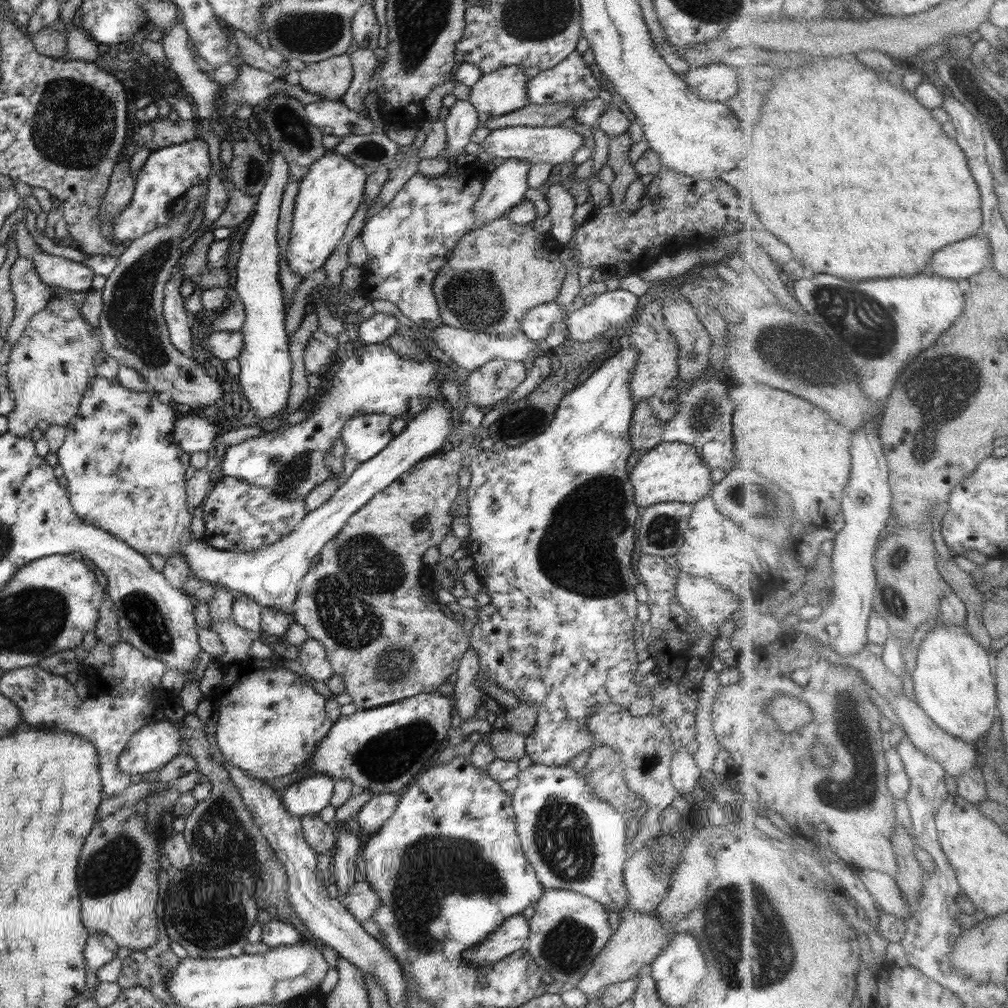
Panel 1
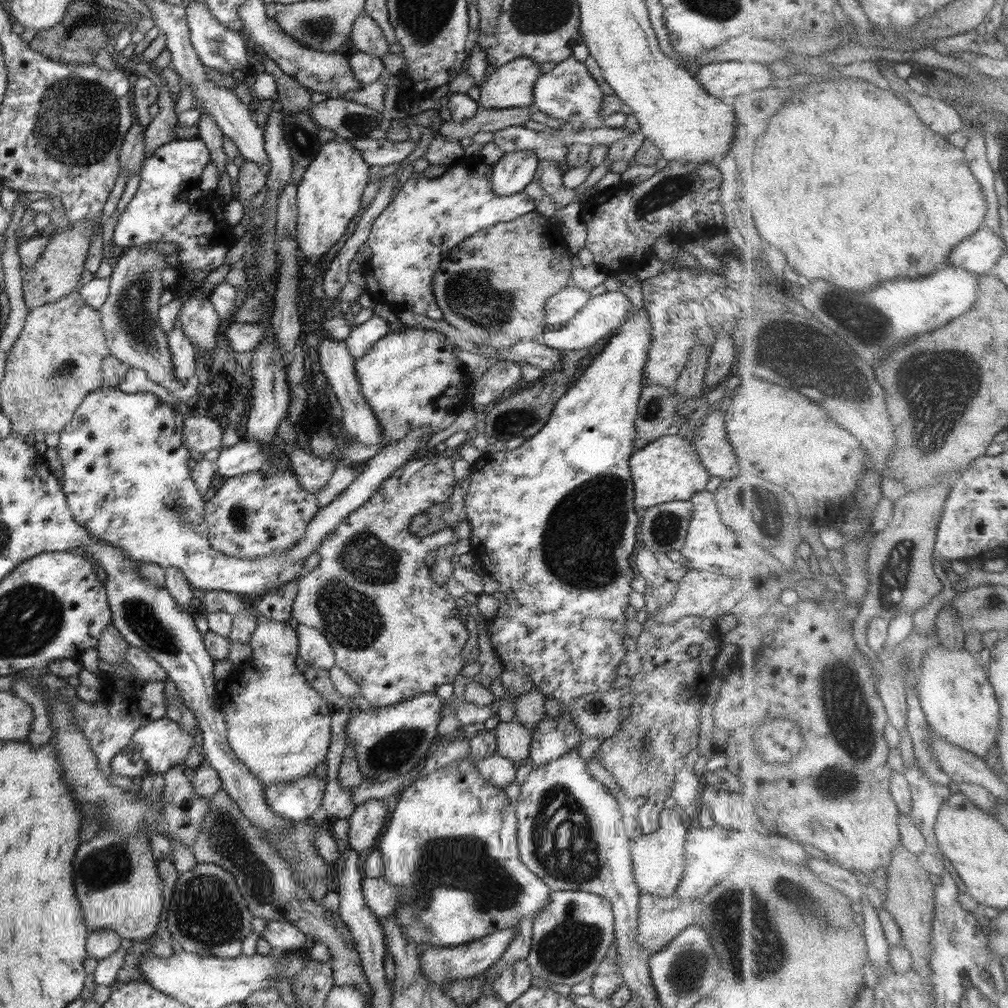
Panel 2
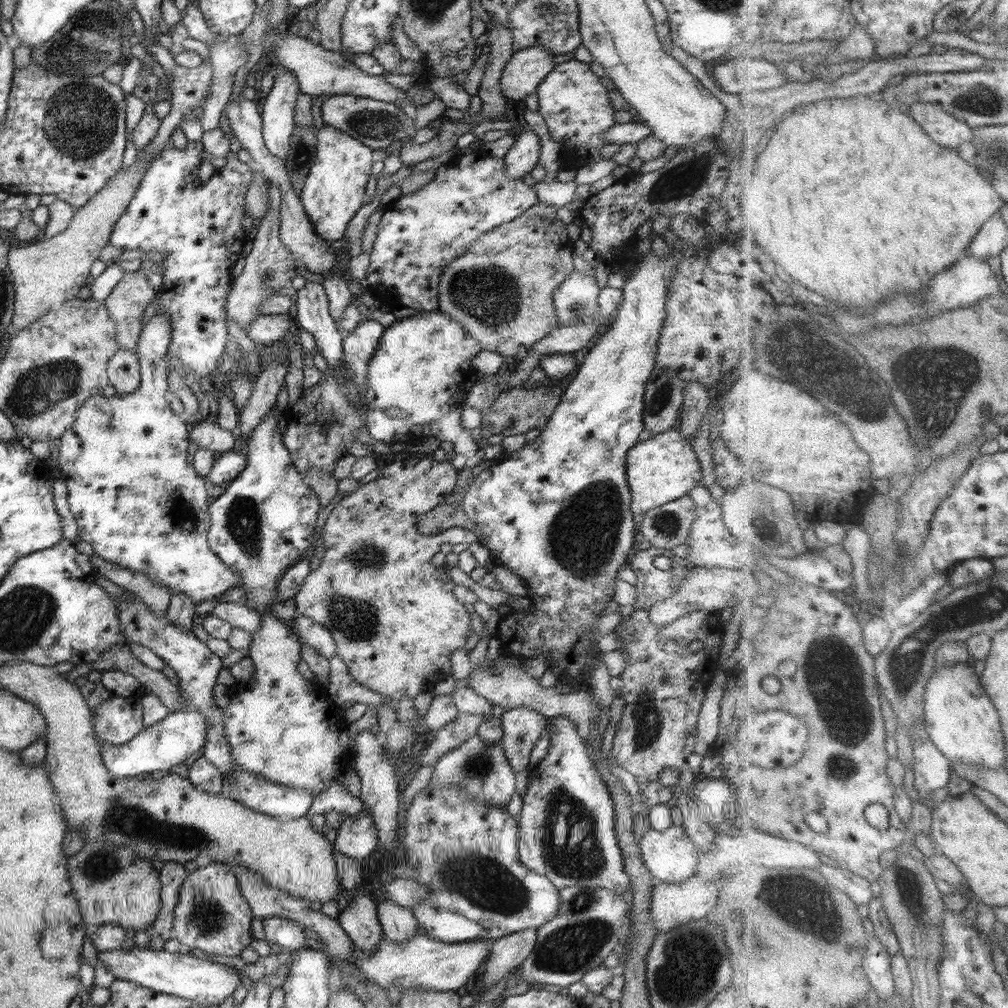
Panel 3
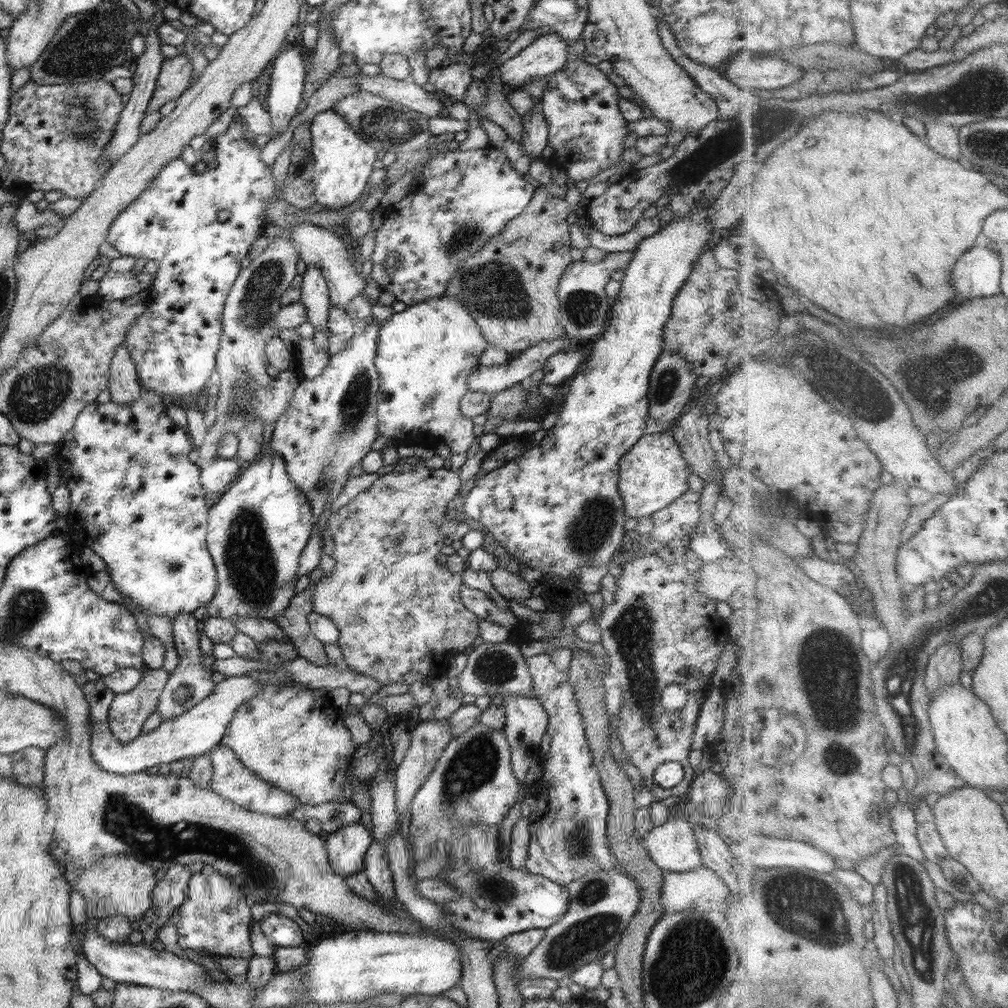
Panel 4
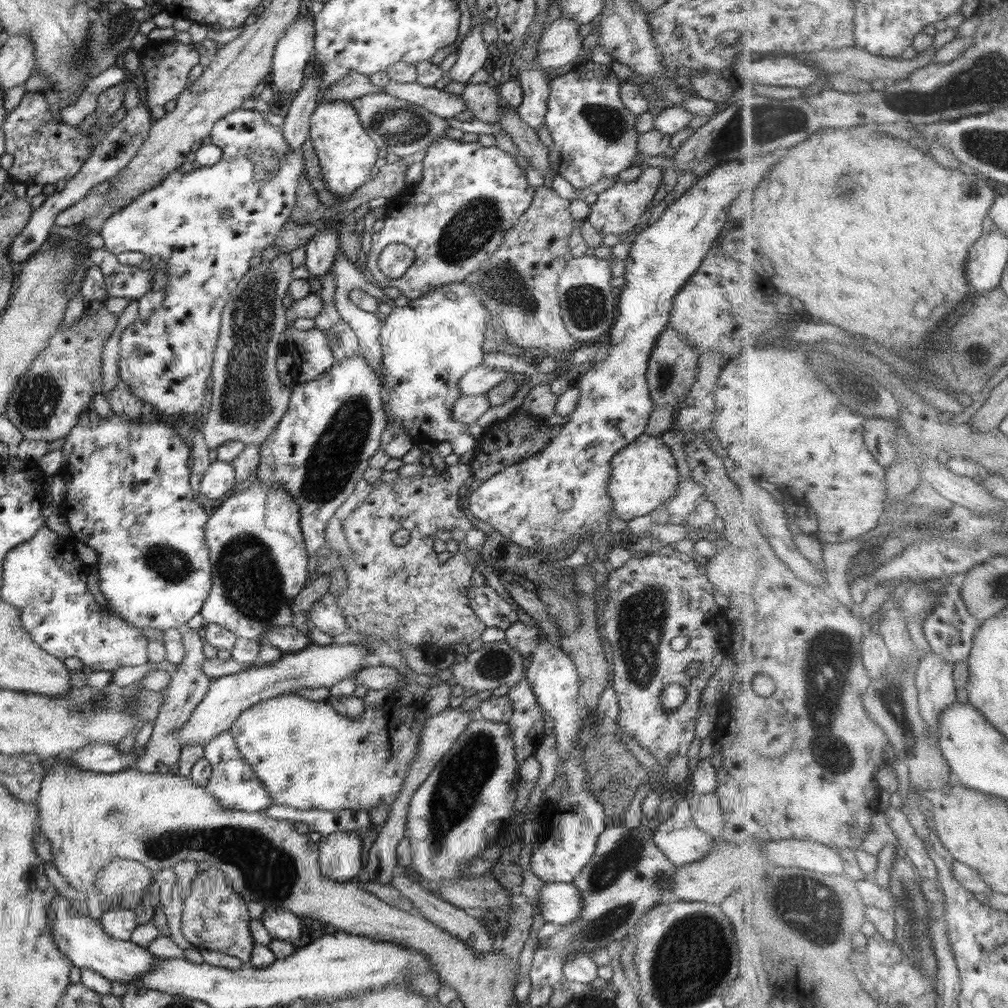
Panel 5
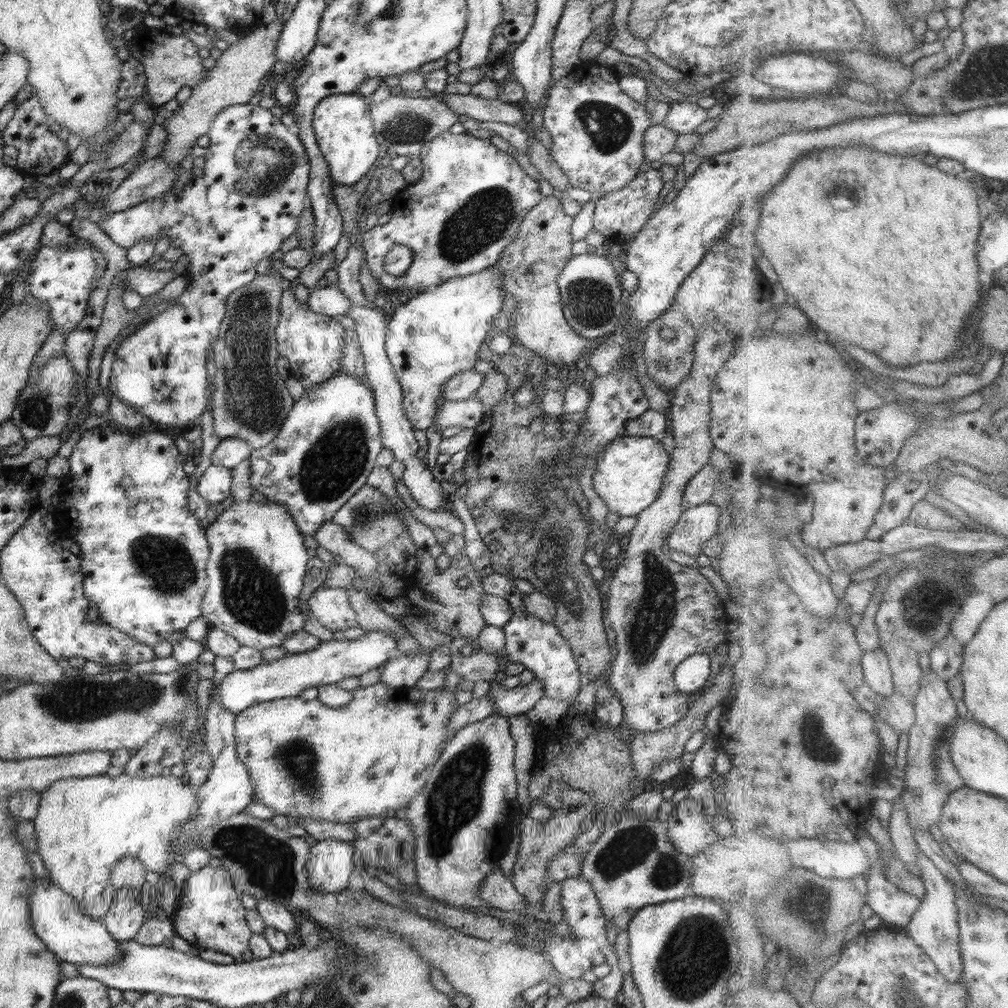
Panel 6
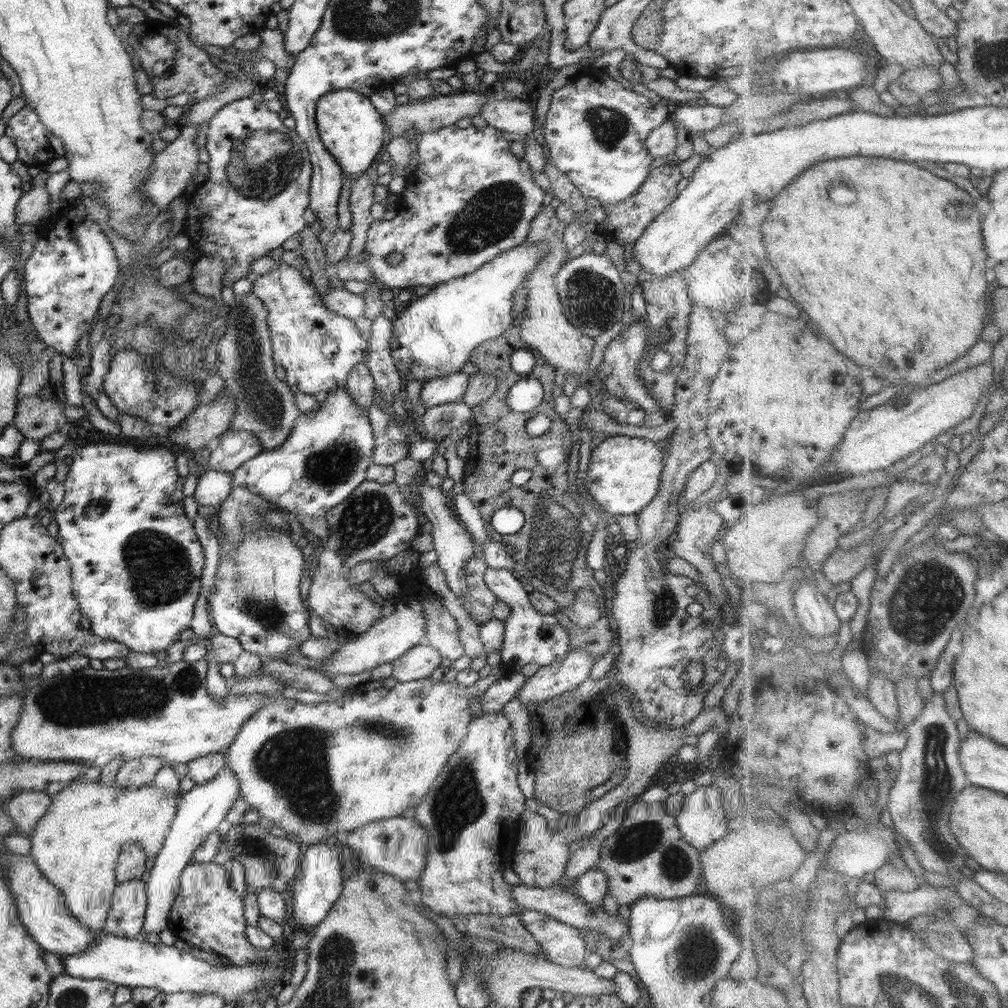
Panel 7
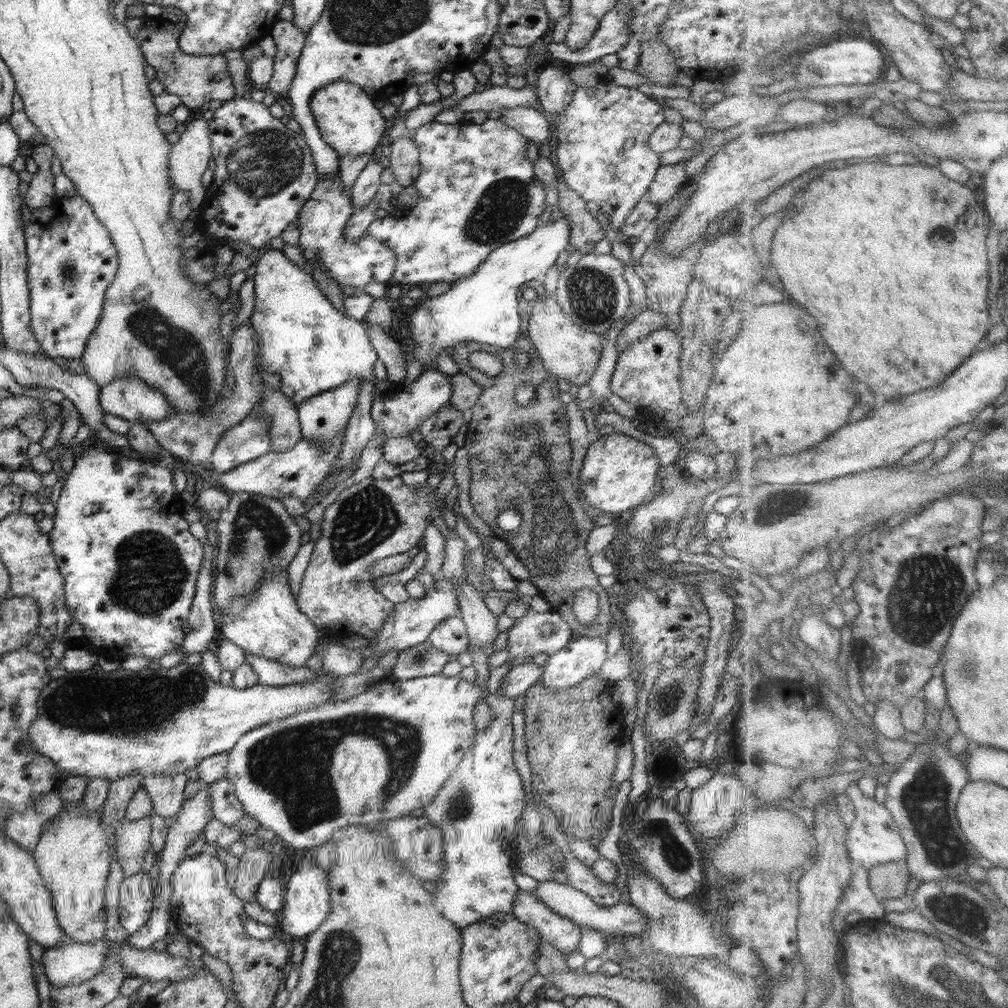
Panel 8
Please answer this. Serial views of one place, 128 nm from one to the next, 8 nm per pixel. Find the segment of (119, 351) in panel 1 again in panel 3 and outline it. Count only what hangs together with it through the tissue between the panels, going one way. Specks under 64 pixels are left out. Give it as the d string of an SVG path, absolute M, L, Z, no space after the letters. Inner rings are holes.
M148 265L135 272L124 273L124 278L112 289L103 302L114 322L115 340L120 350L132 350L136 354L140 334L144 329L142 318L150 303L157 298L145 273Z

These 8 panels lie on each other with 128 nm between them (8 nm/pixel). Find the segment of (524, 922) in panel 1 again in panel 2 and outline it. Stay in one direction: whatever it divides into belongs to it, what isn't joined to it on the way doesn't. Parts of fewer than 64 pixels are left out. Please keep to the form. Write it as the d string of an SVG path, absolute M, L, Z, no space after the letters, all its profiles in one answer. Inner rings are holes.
M510 926L505 929L498 929L492 934L484 935L484 938L454 948L422 946L418 954L422 975L438 986L442 985L442 983L446 983L446 981L479 977L483 975L492 964L496 964L496 962L502 958L502 954L508 950L508 946L512 944L512 940L516 938L518 932L517 926Z

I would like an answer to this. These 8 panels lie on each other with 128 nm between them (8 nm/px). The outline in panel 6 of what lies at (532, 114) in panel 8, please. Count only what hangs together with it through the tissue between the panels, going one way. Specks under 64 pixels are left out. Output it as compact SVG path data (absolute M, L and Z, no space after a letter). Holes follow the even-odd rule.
M436 93L435 96L456 114L470 116L479 122L502 122L519 126L520 122L524 120L524 112L521 108L512 103L504 103L499 98L485 100L473 95L441 93Z

